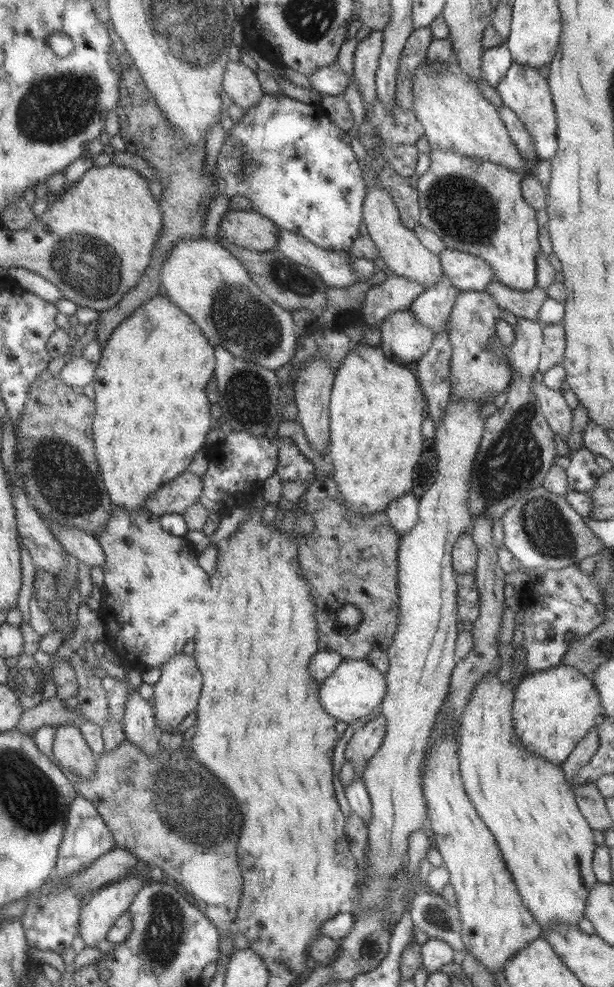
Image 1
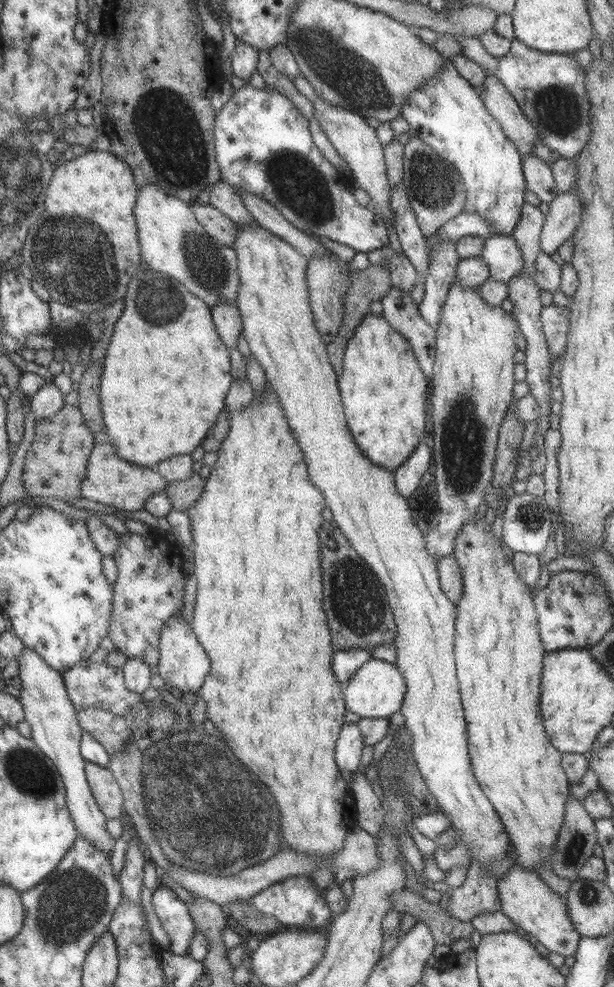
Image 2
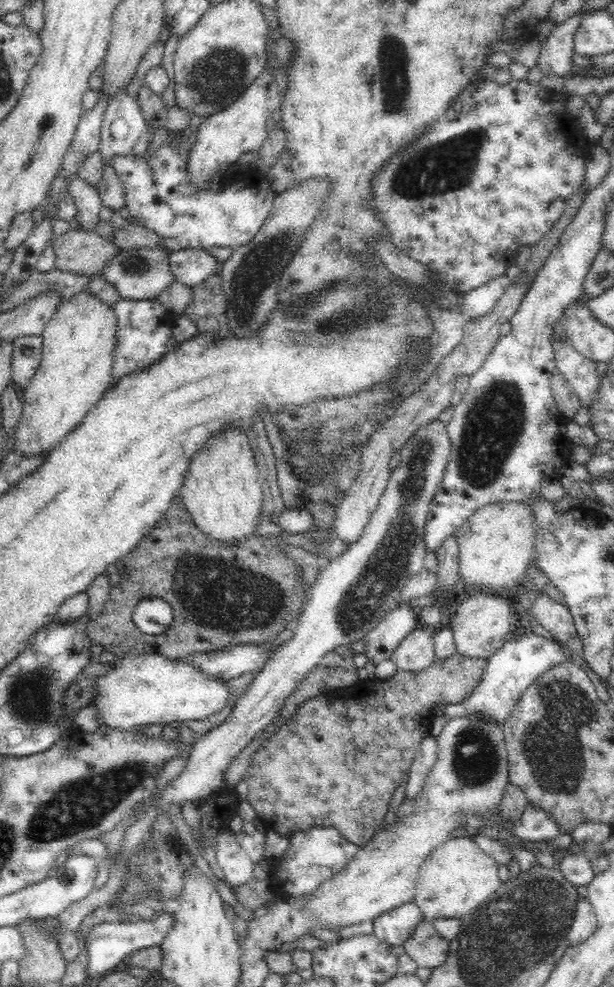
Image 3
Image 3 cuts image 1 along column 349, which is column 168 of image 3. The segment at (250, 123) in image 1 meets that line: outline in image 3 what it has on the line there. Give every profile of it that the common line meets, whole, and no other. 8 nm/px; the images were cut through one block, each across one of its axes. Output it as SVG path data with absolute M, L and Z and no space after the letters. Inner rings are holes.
M170 131L170 138L171 139L171 135L172 133L175 133L177 135L179 135L181 137L181 143L178 146L174 146L171 145L169 146L168 143L161 147L156 154L154 154L154 156L149 160L149 163L146 163L146 159L148 158L148 154L146 152L146 154L141 157L141 158L137 158L135 159L134 157L131 158L114 158L113 160L113 169L115 170L115 173L119 176L119 179L122 181L122 184L124 185L124 190L125 190L125 206L126 208L128 208L129 212L130 212L130 216L129 217L134 217L136 218L136 221L138 221L138 224L140 225L144 225L144 227L149 228L150 230L153 230L156 234L158 234L158 236L162 237L162 241L164 241L164 243L166 243L166 248L168 248L168 251L178 251L178 250L185 250L186 248L200 248L201 250L207 251L208 248L214 248L214 246L216 246L216 248L232 248L234 250L236 250L236 248L240 248L240 246L244 246L245 244L248 244L248 242L250 242L250 240L252 240L252 238L254 238L254 236L256 236L256 234L258 234L258 230L260 230L262 228L262 226L264 226L265 222L266 222L266 218L268 218L268 214L270 214L270 211L273 208L273 204L274 204L274 196L276 196L276 191L275 190L270 190L270 188L266 188L266 184L264 184L264 182L266 182L266 180L262 180L262 188L260 188L260 186L254 186L254 184L246 184L246 182L244 182L244 178L242 178L242 184L240 184L240 182L238 182L238 184L230 184L230 186L228 186L228 188L226 188L226 190L222 190L222 192L219 191L219 189L216 189L216 186L213 185L213 187L210 188L210 190L195 190L195 188L193 188L193 186L190 186L189 183L187 182L187 176L185 173L185 164L187 161L187 156L188 156L188 151L191 145L191 135L188 133L188 131L179 131L179 132L175 132L175 131Z

